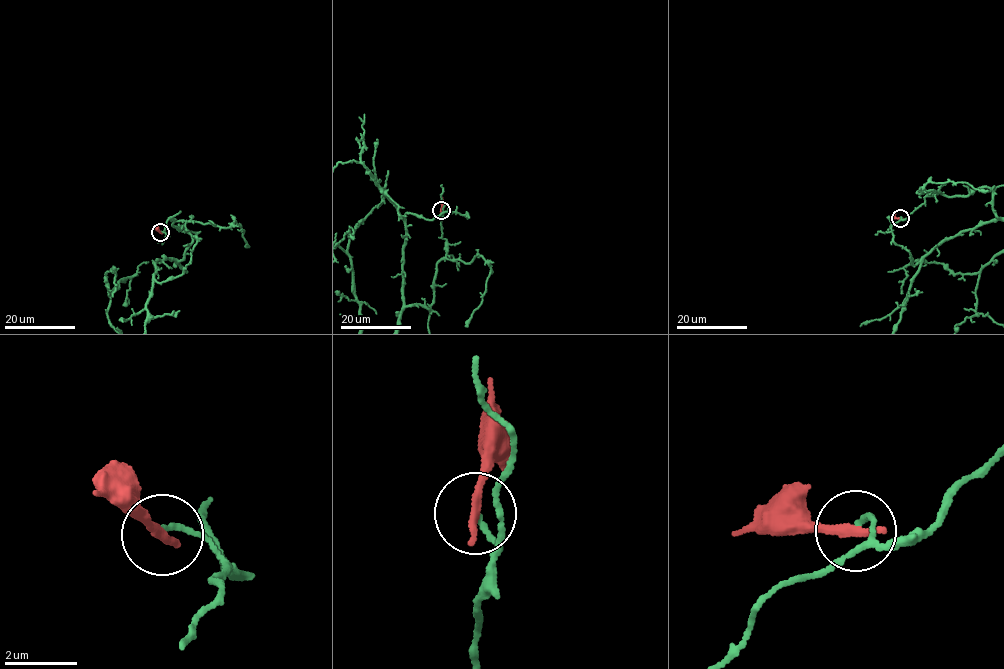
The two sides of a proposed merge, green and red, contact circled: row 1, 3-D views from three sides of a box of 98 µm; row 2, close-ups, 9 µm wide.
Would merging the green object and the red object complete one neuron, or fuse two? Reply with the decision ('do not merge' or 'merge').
do not merge

